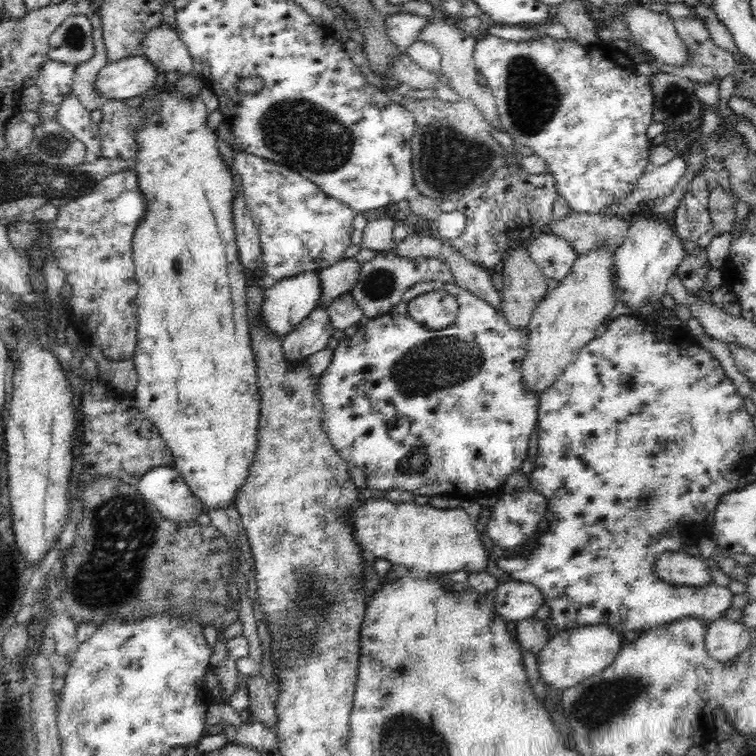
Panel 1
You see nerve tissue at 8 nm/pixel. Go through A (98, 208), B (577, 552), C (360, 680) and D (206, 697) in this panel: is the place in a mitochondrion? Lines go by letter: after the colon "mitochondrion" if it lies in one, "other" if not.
A: mitochondrion
B: other
C: other
D: other

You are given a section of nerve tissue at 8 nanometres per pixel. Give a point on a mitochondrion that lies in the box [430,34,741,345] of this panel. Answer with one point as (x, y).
(532, 98)

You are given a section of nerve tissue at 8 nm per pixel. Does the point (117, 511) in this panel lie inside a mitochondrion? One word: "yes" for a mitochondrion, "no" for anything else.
yes

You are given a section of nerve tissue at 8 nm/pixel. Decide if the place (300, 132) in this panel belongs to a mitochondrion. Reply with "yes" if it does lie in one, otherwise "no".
yes

